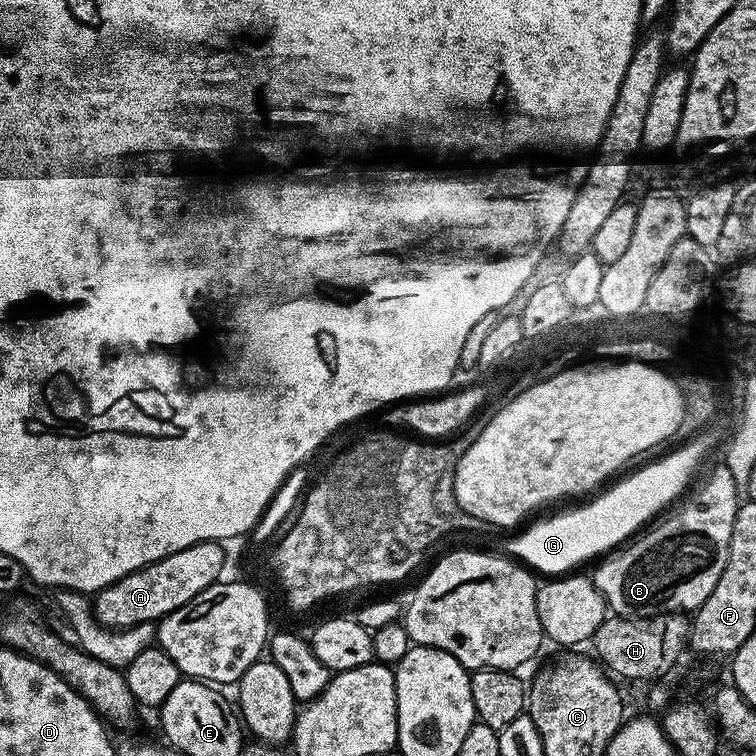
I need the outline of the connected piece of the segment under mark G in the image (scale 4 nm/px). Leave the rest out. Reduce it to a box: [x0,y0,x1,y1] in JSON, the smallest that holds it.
[509,435,713,576]

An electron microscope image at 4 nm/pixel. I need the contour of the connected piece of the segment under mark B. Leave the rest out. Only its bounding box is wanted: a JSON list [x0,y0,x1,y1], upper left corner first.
[590,466,742,618]

